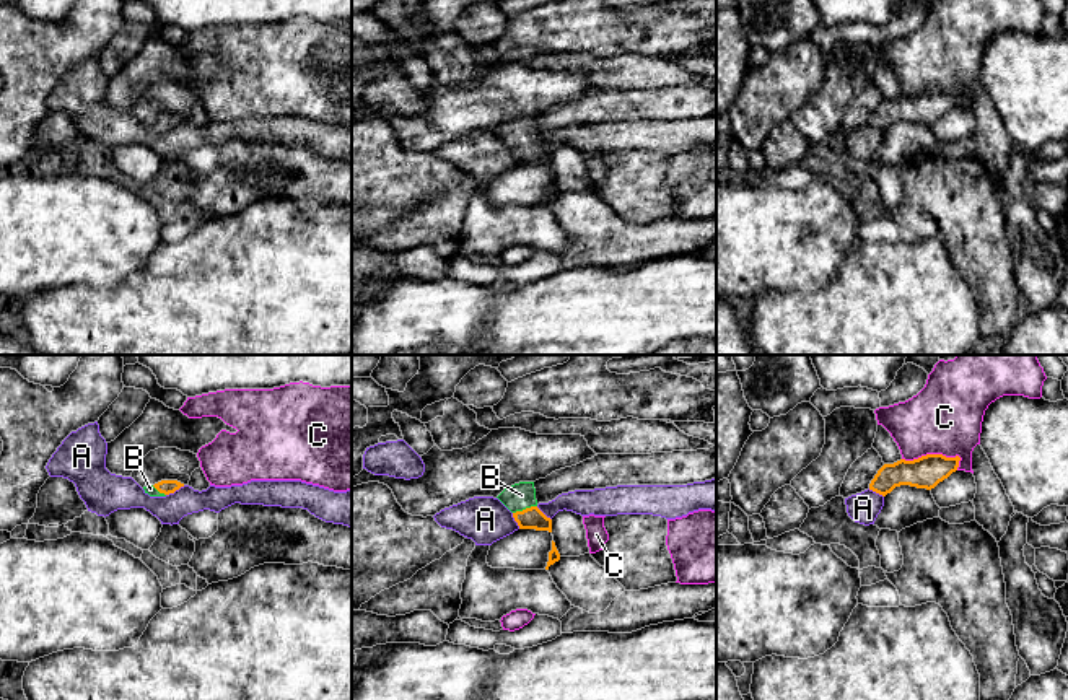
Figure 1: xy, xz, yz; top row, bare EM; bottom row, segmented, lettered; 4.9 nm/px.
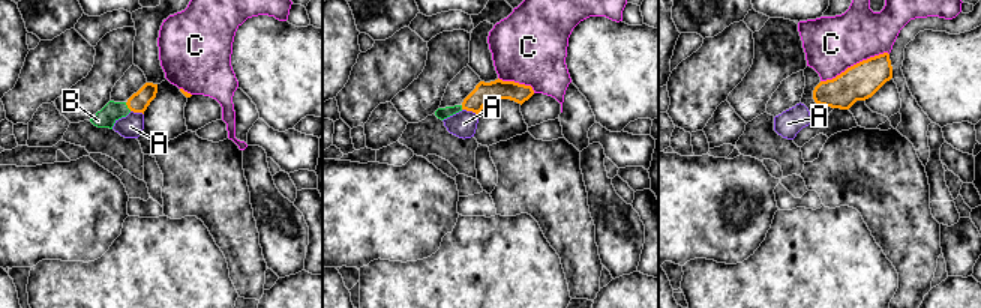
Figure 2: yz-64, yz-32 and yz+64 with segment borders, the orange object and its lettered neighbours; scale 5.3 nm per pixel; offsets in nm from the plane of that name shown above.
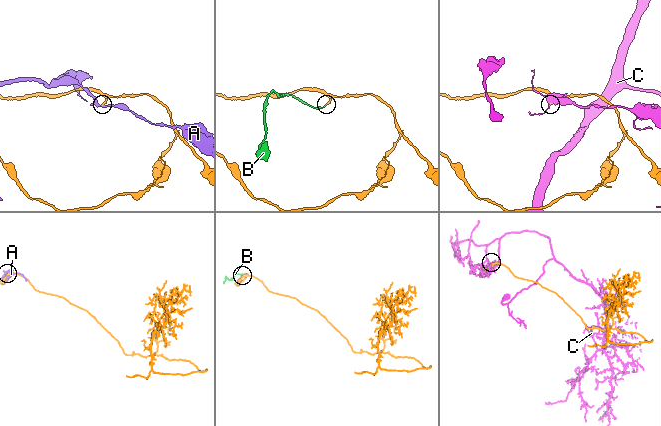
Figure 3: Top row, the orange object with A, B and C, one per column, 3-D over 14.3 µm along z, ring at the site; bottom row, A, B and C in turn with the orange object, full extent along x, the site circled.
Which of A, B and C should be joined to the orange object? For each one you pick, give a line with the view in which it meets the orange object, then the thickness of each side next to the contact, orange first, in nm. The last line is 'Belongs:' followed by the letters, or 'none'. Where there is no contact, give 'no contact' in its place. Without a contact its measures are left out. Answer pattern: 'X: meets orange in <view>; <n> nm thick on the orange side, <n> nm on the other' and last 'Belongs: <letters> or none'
B: meets orange in xz; 110 nm thick on the orange side, 140 nm on the other
Belongs: B

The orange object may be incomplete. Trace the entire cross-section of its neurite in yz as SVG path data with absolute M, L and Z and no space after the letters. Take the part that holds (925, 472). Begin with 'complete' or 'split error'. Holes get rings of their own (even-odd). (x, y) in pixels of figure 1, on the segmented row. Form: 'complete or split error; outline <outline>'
complete; outline M926 454L913 461L884 464L871 480L869 490L882 497L900 485L931 490L957 470L959 461L959 456Z

